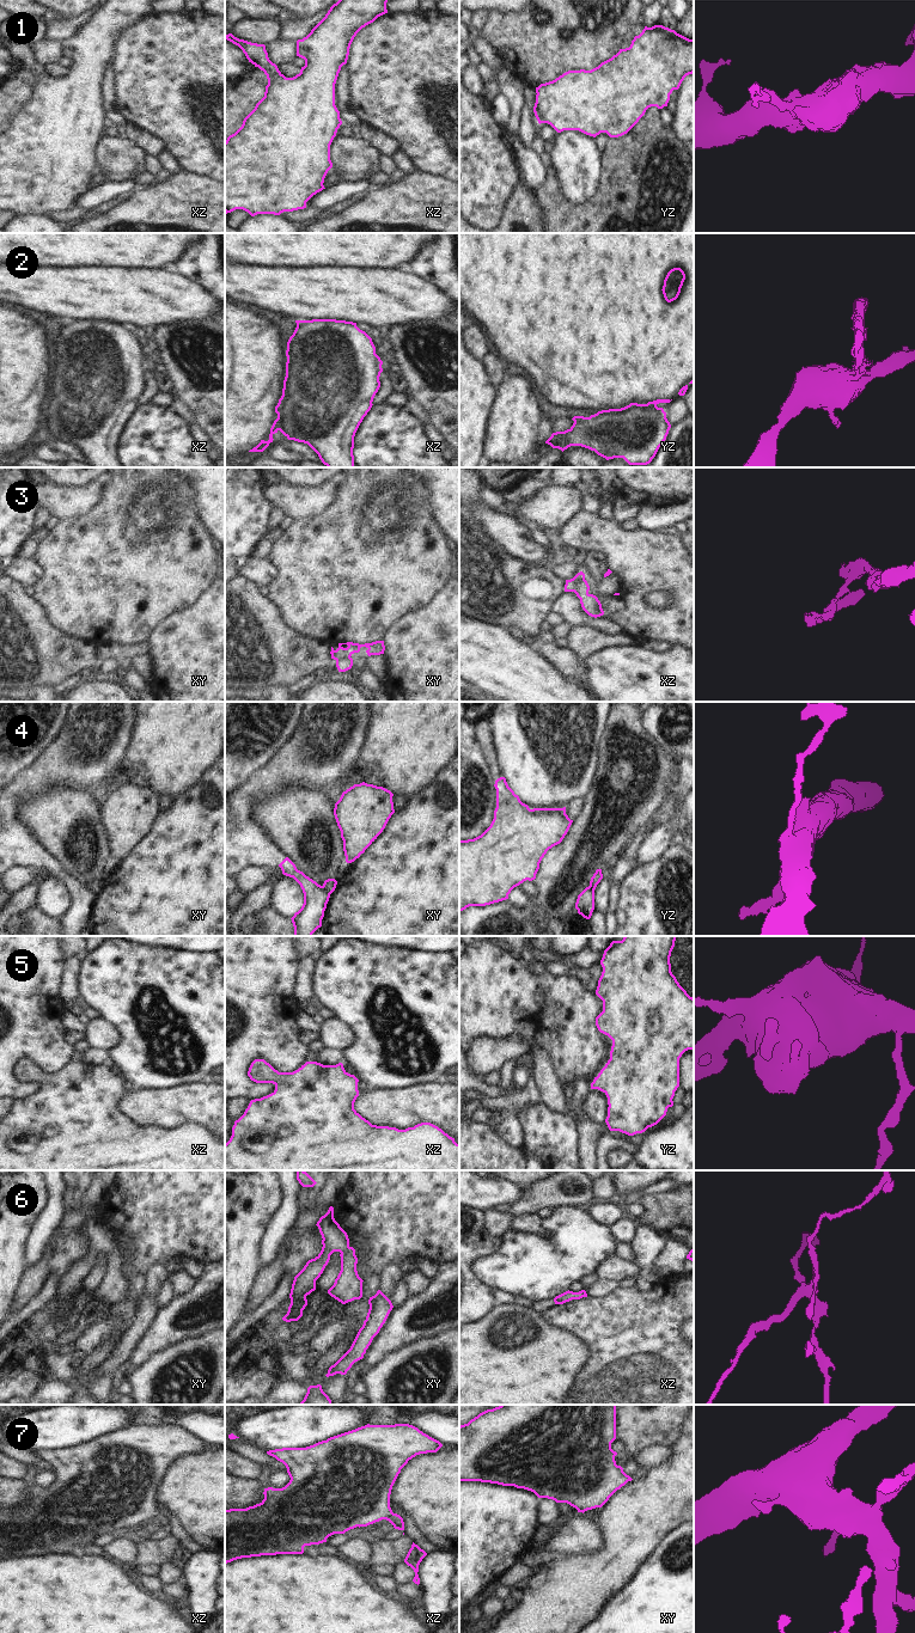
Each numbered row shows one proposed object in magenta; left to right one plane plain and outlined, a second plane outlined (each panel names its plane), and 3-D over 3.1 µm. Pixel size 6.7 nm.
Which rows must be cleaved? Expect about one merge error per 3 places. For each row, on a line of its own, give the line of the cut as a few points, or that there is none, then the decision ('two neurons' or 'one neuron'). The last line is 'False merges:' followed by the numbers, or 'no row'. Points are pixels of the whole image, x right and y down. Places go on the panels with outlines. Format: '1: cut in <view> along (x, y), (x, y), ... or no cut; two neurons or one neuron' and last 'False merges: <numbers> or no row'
1: no cut; one neuron
2: cut in xz along (276, 419), (279, 429); two neurons
3: cut in xz along (584, 578), (574, 580), (574, 588), (572, 591); two neurons
4: cut in xy along (321, 886), (329, 894); two neurons
5: no cut; one neuron
6: no cut; one neuron
7: no cut; one neuron
False merges: 2, 3, 4

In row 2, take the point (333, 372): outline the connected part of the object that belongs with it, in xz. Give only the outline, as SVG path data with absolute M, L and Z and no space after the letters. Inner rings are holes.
M336 319L295 320L297 328L287 342L286 377L277 403L279 430L288 439L307 444L328 467L354 466L354 436L380 387L383 361L376 354L372 338L356 323Z

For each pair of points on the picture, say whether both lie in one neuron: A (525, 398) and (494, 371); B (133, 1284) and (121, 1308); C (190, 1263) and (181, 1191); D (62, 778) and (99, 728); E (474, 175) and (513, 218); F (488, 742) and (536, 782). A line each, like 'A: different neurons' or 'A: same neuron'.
A: different neurons
B: same neuron
C: different neurons
D: same neuron
E: different neurons
F: different neurons

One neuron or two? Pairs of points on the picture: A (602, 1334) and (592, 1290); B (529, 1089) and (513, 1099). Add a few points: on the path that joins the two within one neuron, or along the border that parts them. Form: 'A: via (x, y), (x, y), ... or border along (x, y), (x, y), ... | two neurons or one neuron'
A: border along (617, 1286), (603, 1296), (587, 1296) | two neurons
B: via (525, 1093), (517, 1099) | one neuron

